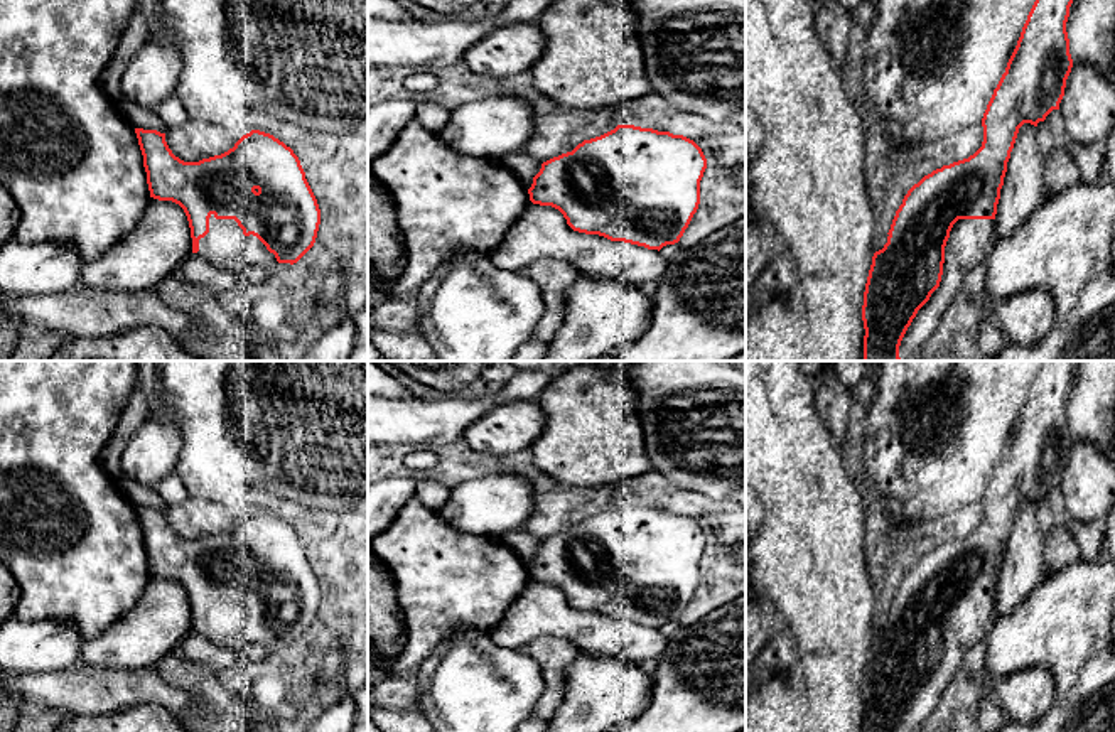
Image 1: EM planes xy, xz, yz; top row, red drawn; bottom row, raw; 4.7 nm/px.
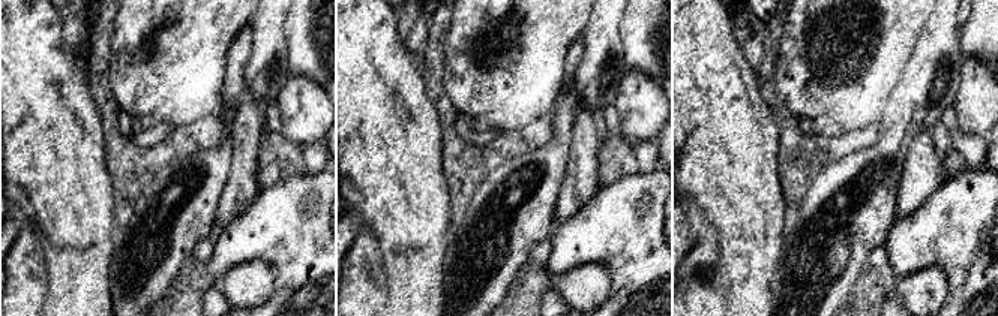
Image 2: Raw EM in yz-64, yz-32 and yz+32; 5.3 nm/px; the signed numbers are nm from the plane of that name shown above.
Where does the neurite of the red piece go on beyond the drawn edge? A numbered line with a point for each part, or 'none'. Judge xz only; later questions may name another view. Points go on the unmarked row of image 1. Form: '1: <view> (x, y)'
none

